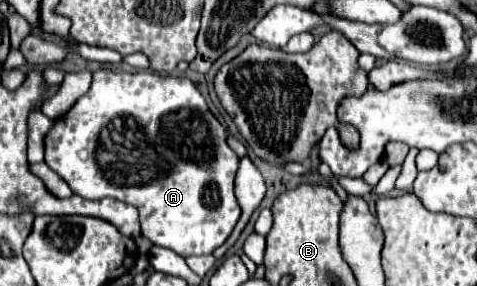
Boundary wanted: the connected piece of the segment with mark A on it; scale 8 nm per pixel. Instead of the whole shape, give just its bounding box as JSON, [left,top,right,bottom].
[44,71,240,257]

